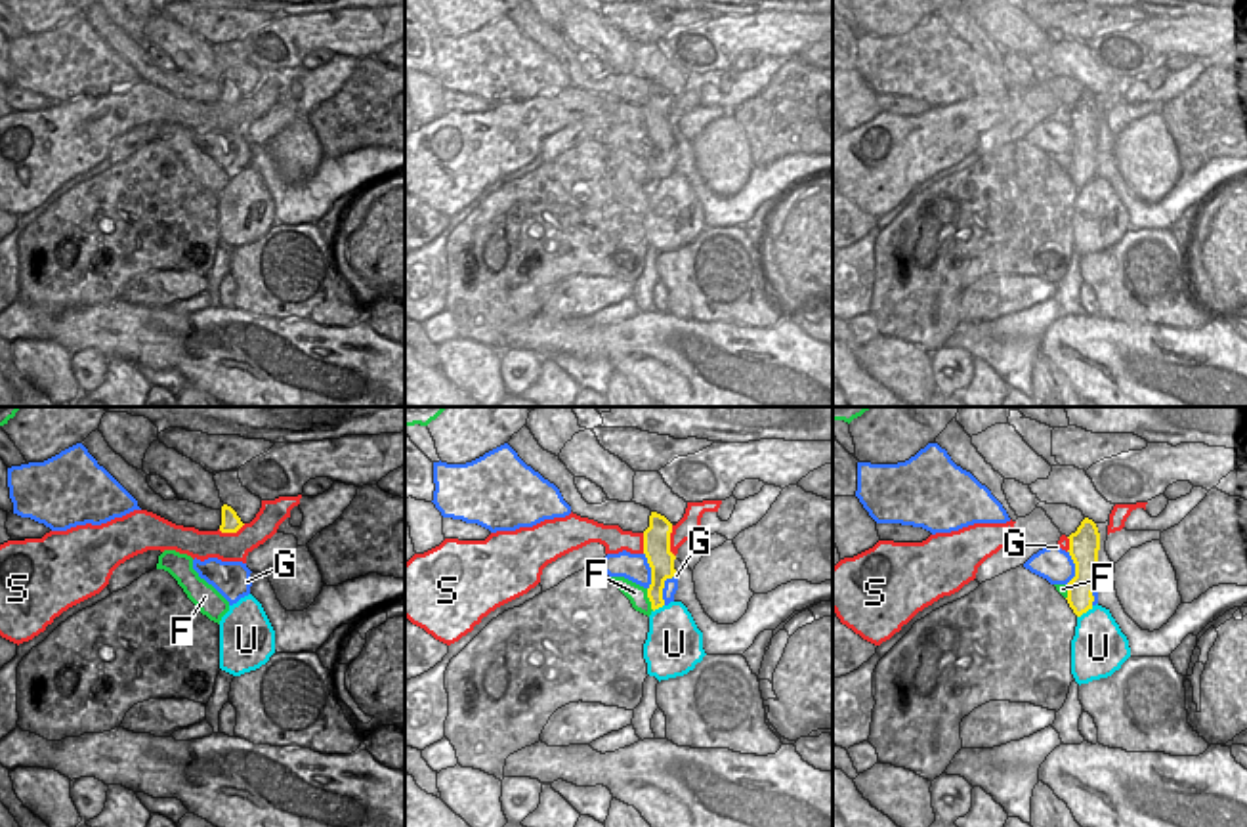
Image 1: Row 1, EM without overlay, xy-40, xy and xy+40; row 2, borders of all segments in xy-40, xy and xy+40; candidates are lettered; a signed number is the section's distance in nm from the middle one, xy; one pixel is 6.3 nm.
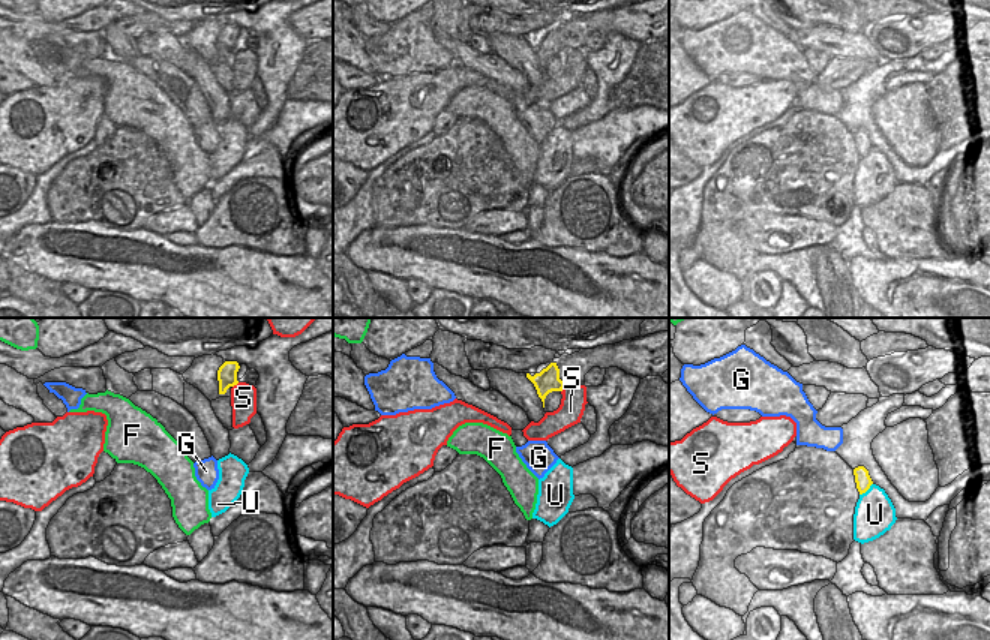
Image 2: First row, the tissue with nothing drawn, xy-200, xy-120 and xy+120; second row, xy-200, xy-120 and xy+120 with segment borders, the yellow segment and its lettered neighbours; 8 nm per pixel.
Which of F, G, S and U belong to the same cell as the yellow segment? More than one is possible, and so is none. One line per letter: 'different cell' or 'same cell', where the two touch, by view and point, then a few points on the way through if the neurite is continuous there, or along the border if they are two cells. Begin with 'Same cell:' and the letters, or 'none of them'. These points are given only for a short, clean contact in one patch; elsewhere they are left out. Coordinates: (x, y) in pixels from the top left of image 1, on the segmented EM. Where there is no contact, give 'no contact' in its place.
Same cell: none of them
F: different cell; contact xy (650, 600); border xy (646, 589), (654, 610)
G: different cell; contact xy (663, 587); border xy (675, 572), (665, 581), (663, 604)
S: different cell; contact xy (669, 541)
U: different cell; contact xy+40 (1085, 612)

